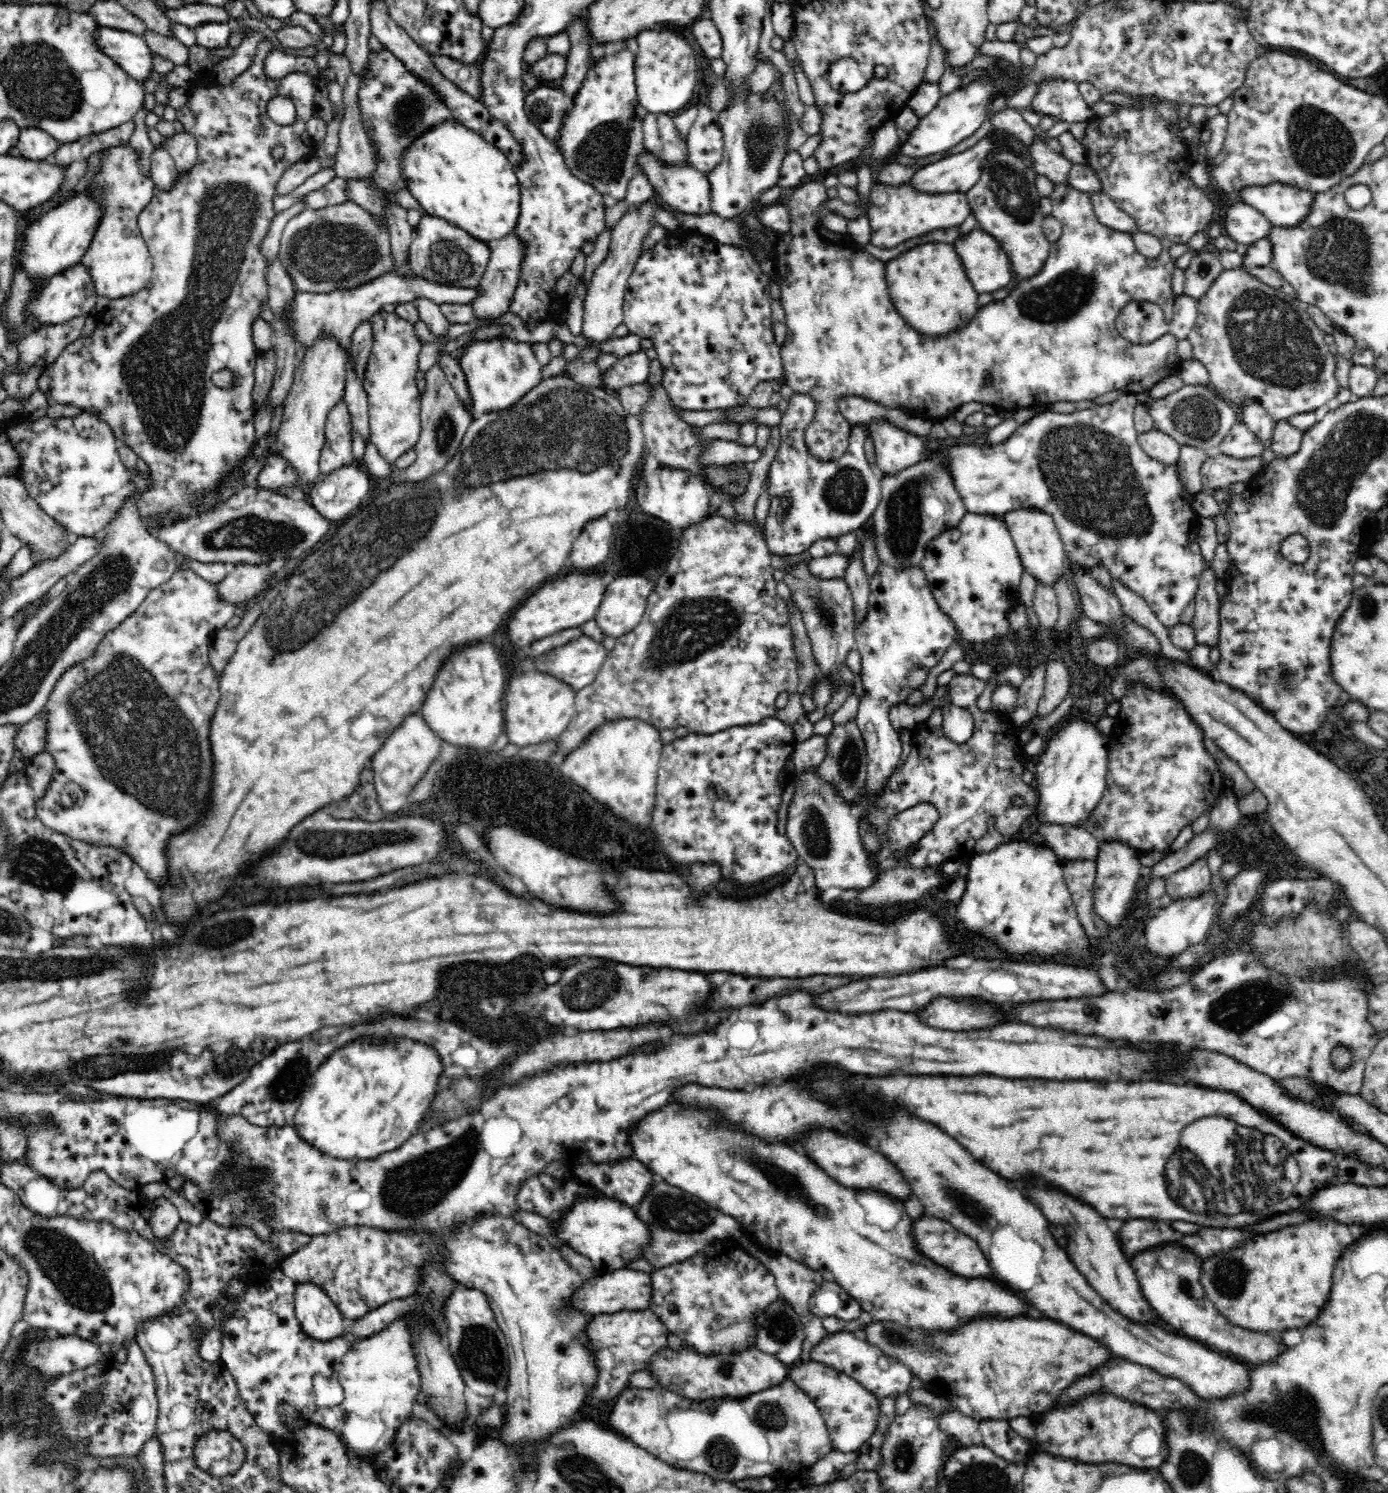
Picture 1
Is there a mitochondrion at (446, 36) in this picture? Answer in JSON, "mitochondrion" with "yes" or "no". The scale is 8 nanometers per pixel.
{"mitochondrion":"no"}

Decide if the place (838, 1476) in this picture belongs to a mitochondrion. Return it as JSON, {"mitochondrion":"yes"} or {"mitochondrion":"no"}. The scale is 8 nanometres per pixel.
{"mitochondrion":"no"}

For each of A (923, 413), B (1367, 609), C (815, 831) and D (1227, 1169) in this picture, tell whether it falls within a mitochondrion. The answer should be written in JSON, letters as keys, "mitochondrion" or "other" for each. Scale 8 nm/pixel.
{"A":"other","B":"mitochondrion","C":"mitochondrion","D":"mitochondrion"}

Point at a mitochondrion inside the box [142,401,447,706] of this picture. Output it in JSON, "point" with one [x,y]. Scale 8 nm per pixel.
{"point":[266,536]}

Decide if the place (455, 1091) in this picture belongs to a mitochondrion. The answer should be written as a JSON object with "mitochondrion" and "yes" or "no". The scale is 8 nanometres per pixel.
{"mitochondrion":"yes"}

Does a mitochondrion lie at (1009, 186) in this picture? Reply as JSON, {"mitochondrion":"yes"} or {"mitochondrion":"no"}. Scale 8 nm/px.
{"mitochondrion":"yes"}

